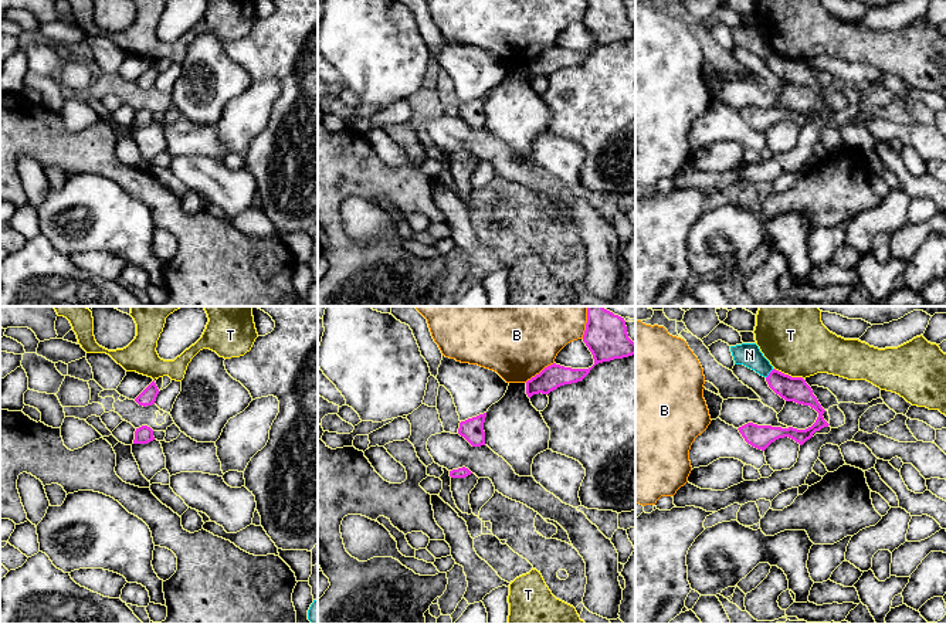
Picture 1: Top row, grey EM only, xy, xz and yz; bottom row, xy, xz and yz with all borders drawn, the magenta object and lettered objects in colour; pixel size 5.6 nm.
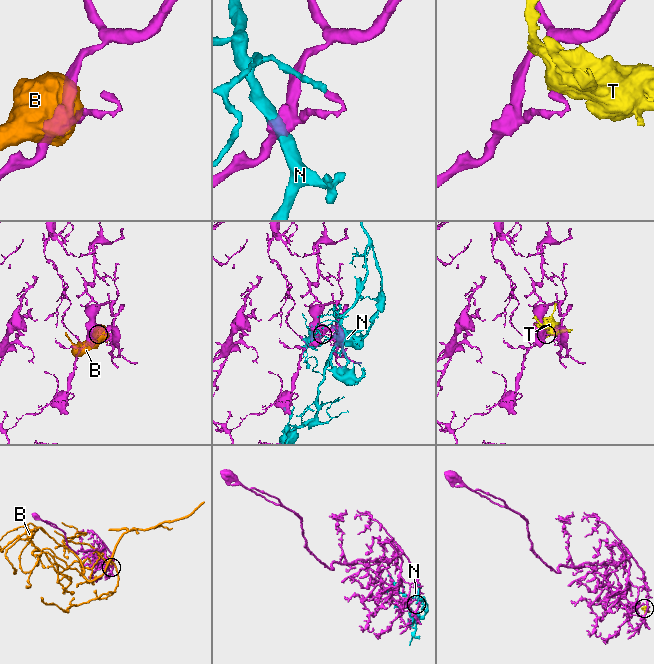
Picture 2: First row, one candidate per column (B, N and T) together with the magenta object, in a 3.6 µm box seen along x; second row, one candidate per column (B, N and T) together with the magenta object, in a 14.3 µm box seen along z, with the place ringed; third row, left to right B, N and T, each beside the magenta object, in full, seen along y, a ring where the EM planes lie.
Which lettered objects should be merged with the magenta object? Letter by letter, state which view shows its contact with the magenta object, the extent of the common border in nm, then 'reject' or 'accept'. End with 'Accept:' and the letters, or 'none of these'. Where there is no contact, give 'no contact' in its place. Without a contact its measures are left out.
B: meets magenta in xz; contact 200 nm long; reject
N: meets magenta in yz; contact 70 nm long; reject
T: meets magenta in yz; contact 190 nm long; reject
Accept: none of these

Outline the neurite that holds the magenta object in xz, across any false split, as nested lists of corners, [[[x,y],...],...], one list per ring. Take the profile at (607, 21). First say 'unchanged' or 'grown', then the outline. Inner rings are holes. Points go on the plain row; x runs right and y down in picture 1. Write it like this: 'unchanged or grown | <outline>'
unchanged | [[[587,0],[583,24],[591,34],[594,47],[589,51],[572,51],[556,45],[545,50],[539,57],[526,64],[526,77],[529,81],[533,77],[549,77],[560,68],[581,64],[599,45],[635,37],[635,26],[628,20],[624,0]]]

